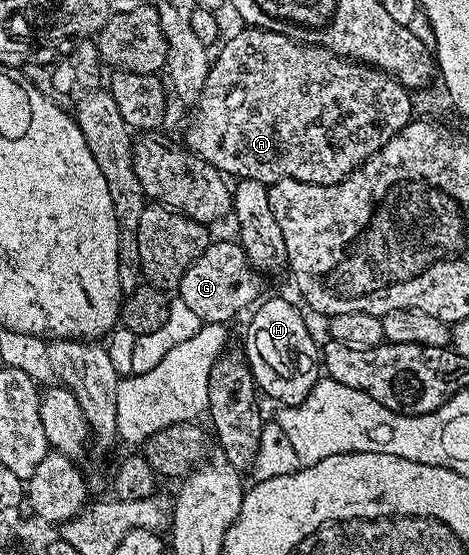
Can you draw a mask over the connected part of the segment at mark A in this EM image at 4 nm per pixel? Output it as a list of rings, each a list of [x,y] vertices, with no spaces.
[[[243,26],[241,28],[242,31],[238,31],[234,36],[231,37],[230,40],[227,41],[226,44],[223,42],[221,44],[222,52],[219,55],[215,54],[213,56],[210,72],[208,73],[208,77],[204,81],[204,89],[200,93],[200,97],[198,98],[198,102],[196,106],[193,108],[194,116],[190,119],[190,128],[186,131],[186,140],[184,140],[185,146],[189,148],[191,152],[195,155],[199,155],[200,158],[203,159],[206,163],[211,163],[212,166],[221,171],[223,175],[227,177],[233,177],[235,180],[239,179],[255,179],[256,181],[260,181],[261,183],[265,183],[267,185],[275,183],[276,181],[280,181],[281,179],[295,179],[296,181],[304,181],[305,183],[315,183],[316,185],[336,185],[340,181],[344,181],[351,175],[354,170],[358,167],[362,166],[363,163],[368,162],[375,155],[377,151],[380,149],[384,149],[384,145],[388,145],[388,141],[392,141],[392,137],[396,133],[400,133],[403,131],[406,126],[412,121],[412,116],[415,114],[414,108],[414,100],[412,98],[411,92],[408,90],[406,86],[399,79],[393,79],[386,71],[381,71],[379,67],[369,67],[366,63],[359,63],[352,59],[346,59],[343,55],[337,55],[336,53],[332,53],[328,49],[324,49],[323,47],[318,47],[314,43],[302,43],[299,39],[293,39],[292,37],[288,37],[287,35],[281,35],[280,33],[276,33],[275,31],[265,31],[264,29],[260,29],[259,27],[248,27]]]

